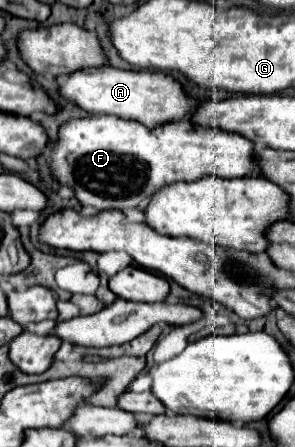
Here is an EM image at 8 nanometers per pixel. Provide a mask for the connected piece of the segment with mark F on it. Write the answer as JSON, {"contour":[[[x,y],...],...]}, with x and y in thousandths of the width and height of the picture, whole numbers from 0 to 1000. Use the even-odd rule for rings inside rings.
{"contour":[[[305,260],[210,277],[176,345],[176,385],[210,416],[251,425],[278,461],[325,470],[461,465],[542,421],[590,407],[664,407],[692,394],[881,394],[861,322],[800,295],[678,282],[651,268],[495,286],[400,260]]]}

